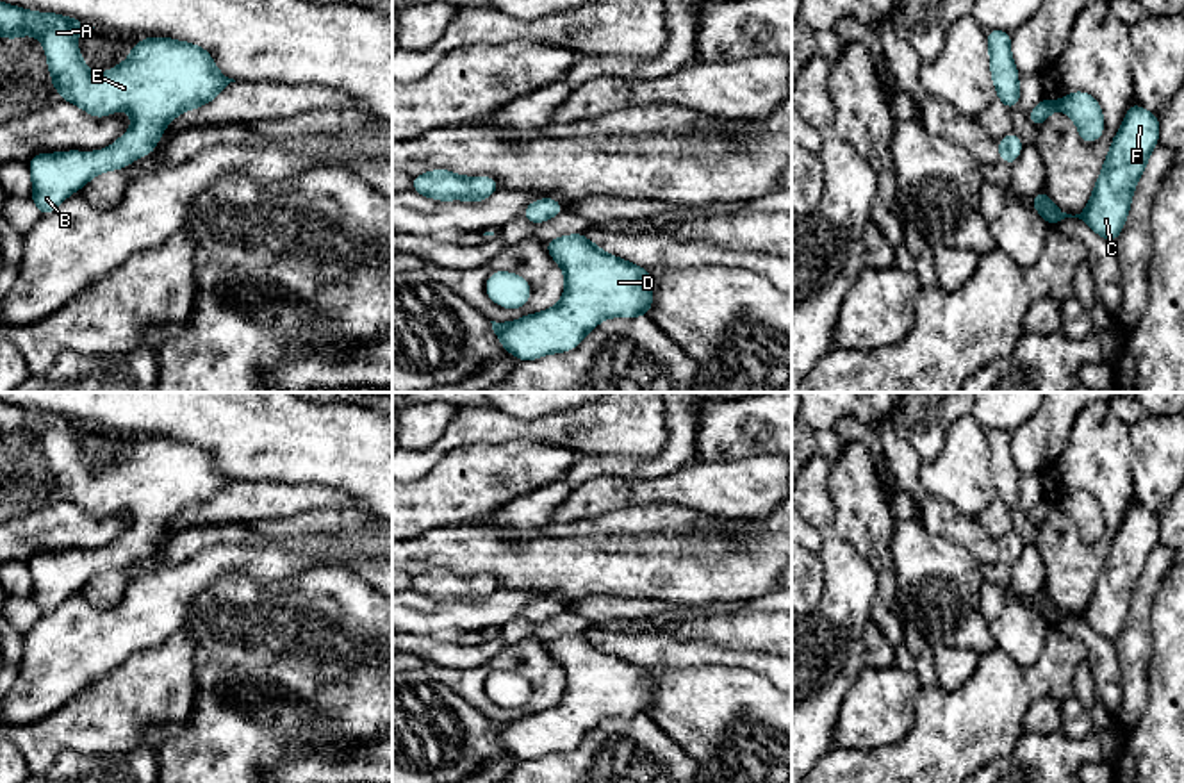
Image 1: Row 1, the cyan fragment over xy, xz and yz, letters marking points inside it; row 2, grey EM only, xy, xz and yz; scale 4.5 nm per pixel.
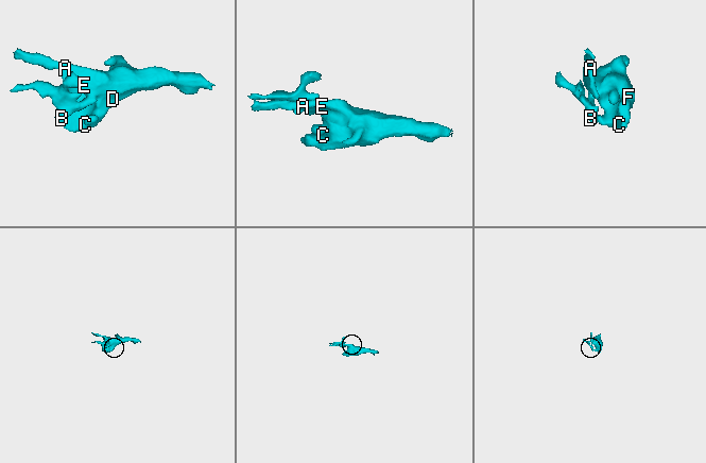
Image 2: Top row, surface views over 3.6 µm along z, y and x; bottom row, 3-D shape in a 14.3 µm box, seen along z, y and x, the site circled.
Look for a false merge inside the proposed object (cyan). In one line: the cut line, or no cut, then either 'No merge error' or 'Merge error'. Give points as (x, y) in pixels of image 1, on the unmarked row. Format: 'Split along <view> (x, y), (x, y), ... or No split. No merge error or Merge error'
No split. No merge error

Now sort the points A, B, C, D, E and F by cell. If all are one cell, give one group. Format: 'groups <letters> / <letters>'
groups A B C D E F

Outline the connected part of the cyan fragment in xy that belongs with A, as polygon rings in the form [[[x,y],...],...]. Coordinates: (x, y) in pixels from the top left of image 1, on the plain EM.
[[[0,401],[0,435],[36,435],[46,448],[52,485],[62,499],[95,517],[119,508],[132,515],[130,530],[102,551],[37,553],[27,560],[30,599],[41,617],[80,590],[95,574],[123,569],[137,556],[155,553],[169,519],[214,499],[234,478],[218,471],[212,455],[171,437],[139,439],[130,457],[105,473],[93,473],[77,448],[77,432],[95,426],[62,414],[34,412]]]

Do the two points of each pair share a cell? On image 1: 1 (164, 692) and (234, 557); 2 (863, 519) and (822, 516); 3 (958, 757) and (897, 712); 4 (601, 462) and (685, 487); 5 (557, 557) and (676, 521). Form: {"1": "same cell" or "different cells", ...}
{"1": "different cells", "2": "different cells", "3": "different cells", "4": "different cells", "5": "different cells"}

